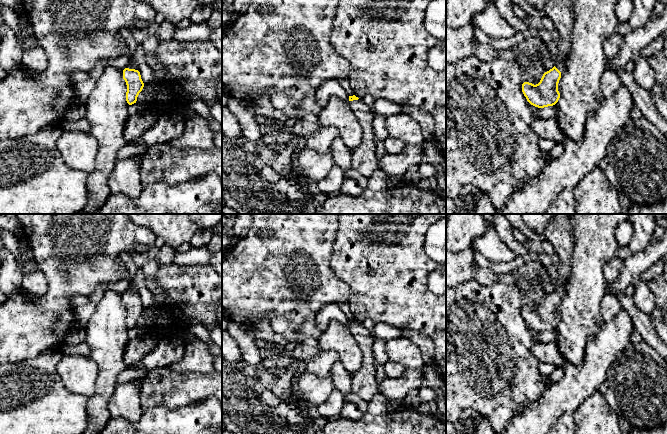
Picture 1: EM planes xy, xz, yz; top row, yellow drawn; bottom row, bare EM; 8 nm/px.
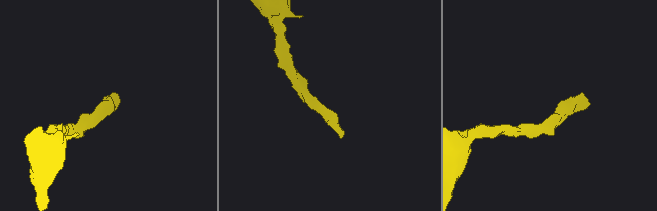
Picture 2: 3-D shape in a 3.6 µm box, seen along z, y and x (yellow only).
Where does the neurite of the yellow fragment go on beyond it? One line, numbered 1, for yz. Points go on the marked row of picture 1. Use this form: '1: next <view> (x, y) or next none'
1: next yz (560, 65)

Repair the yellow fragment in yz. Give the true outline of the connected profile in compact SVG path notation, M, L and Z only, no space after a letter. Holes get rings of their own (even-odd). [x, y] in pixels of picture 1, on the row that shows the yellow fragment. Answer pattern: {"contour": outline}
{"contour": "M559 57L559 62L549 71L545 72L536 85L524 82L522 92L527 101L538 108L555 105L559 98L558 83L561 74L565 71L566 57Z"}

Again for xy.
{"contour": "M130 58L123 70L123 79L127 85L126 101L129 105L136 103L139 93L144 87L137 64Z"}

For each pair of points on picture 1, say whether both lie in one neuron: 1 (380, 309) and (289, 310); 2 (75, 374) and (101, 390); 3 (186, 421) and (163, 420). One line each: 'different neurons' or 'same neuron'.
1: different neurons
2: different neurons
3: same neuron

